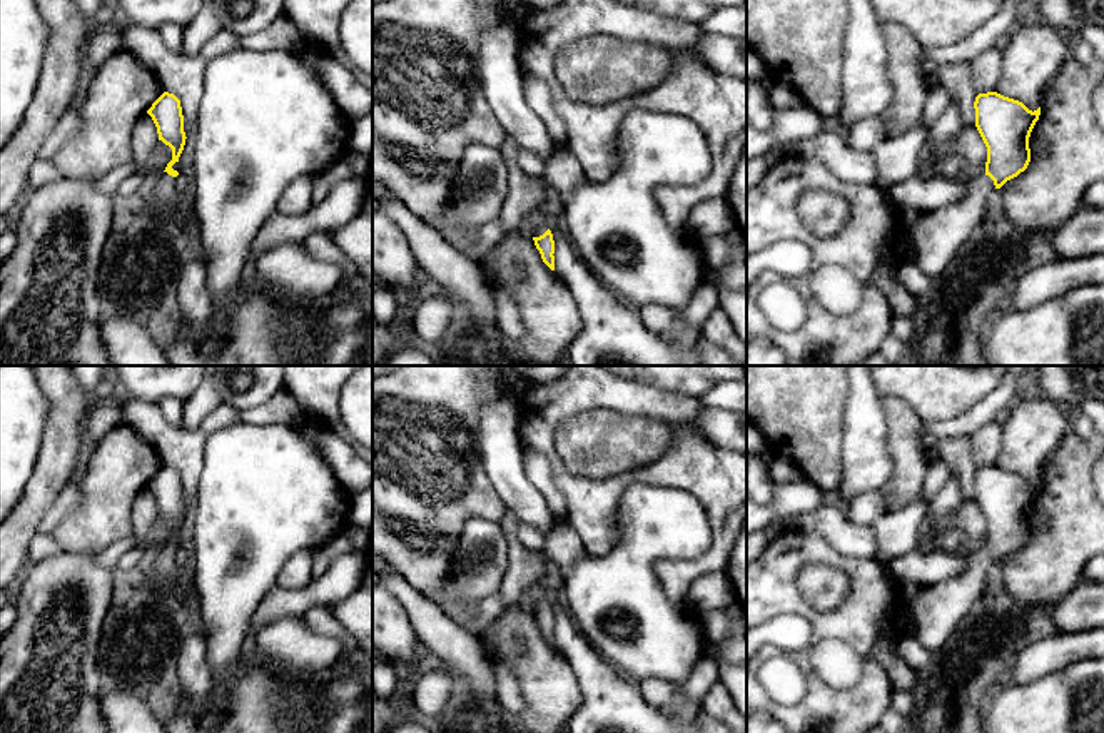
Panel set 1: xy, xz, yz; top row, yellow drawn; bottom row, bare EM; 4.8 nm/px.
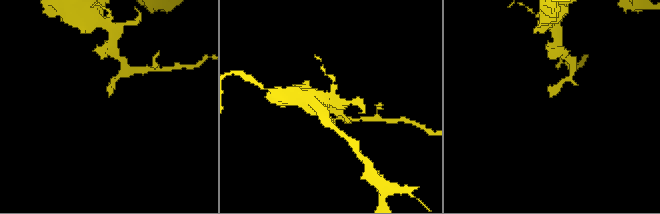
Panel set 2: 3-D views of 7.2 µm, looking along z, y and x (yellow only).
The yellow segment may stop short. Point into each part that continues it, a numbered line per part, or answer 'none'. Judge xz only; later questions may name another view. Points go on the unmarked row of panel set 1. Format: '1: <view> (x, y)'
1: xz (535, 601)

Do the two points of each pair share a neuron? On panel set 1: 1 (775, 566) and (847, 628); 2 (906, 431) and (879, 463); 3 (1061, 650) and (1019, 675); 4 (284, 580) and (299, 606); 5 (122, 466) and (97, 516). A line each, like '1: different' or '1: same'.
1: same
2: different
3: same
4: different
5: same

